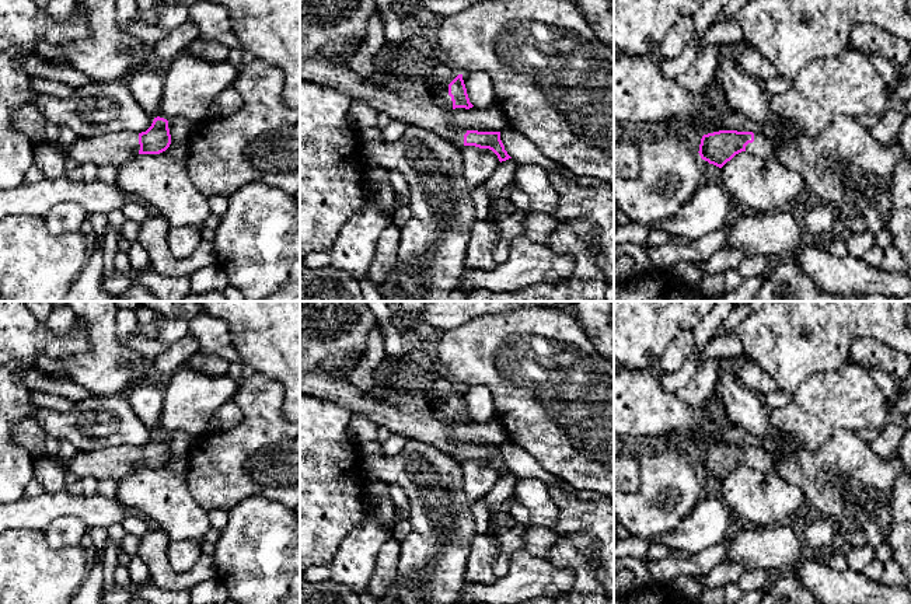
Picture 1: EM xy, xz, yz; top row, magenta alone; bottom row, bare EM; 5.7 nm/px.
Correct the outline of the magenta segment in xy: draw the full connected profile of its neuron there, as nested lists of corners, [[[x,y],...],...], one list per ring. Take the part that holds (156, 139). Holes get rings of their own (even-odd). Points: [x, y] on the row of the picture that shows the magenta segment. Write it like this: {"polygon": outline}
{"polygon": [[[154,118],[151,126],[142,133],[121,132],[107,133],[95,137],[77,137],[77,140],[64,147],[60,143],[52,144],[64,158],[74,160],[78,165],[94,163],[95,165],[121,167],[139,154],[160,154],[171,144],[168,121]]]}

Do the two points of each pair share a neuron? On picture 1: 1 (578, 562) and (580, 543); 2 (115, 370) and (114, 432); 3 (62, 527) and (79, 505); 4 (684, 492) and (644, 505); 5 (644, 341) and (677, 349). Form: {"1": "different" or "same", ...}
{"1": "same", "2": "different", "3": "different", "4": "same", "5": "different"}

